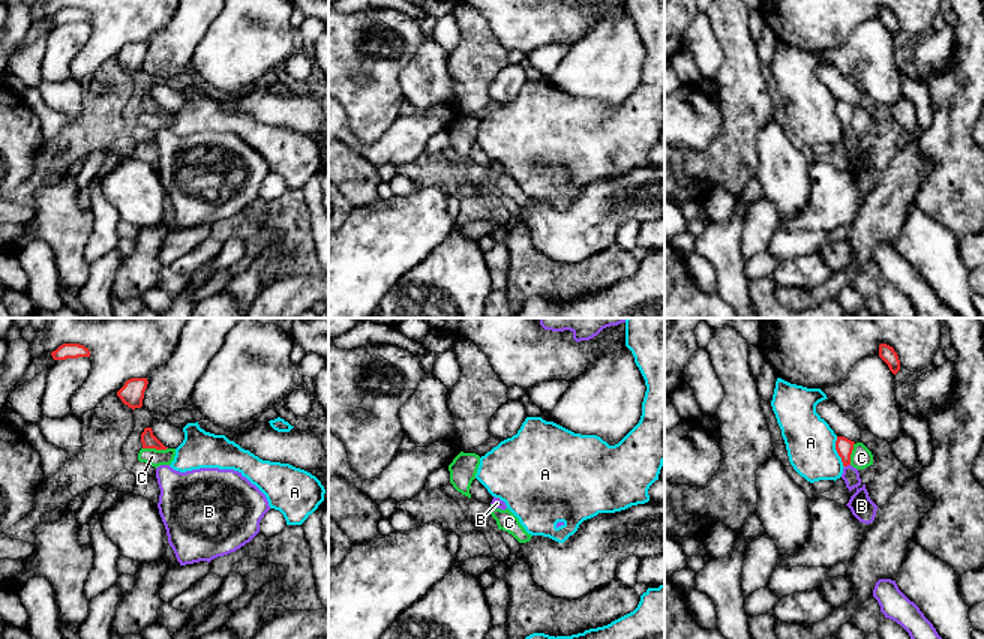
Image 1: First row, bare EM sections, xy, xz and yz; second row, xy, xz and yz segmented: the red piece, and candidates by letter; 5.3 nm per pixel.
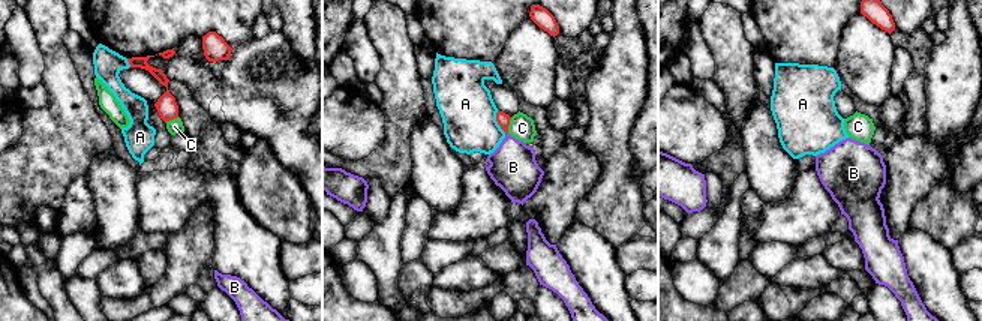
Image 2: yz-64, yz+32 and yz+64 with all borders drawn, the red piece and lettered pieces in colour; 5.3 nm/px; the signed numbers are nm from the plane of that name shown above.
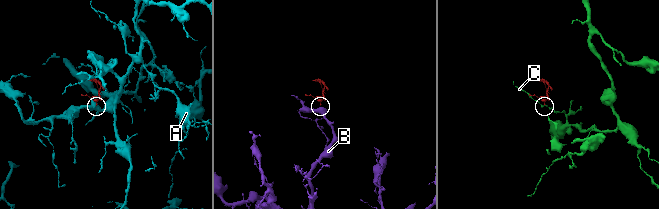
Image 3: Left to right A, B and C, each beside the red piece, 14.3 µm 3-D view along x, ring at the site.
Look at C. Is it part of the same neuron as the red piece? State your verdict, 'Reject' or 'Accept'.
Reject

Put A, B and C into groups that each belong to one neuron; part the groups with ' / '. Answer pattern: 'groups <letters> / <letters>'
groups A / B / C

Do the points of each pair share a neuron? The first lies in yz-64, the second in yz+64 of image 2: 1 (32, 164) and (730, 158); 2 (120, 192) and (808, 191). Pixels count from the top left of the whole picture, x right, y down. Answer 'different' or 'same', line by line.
1: same
2: different

